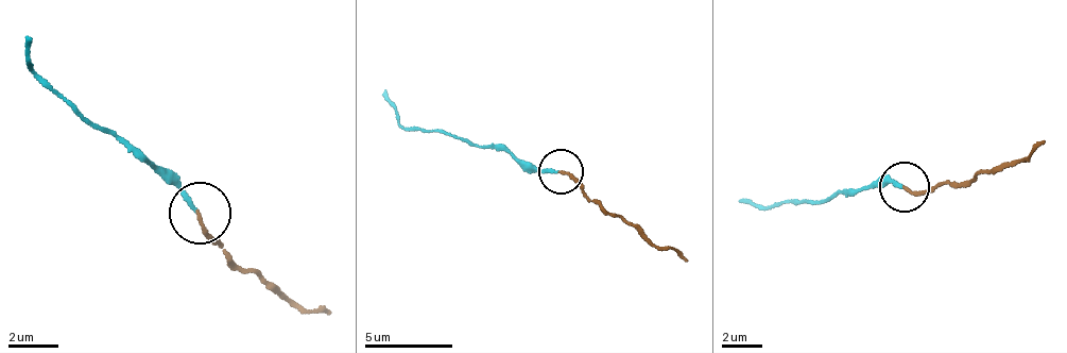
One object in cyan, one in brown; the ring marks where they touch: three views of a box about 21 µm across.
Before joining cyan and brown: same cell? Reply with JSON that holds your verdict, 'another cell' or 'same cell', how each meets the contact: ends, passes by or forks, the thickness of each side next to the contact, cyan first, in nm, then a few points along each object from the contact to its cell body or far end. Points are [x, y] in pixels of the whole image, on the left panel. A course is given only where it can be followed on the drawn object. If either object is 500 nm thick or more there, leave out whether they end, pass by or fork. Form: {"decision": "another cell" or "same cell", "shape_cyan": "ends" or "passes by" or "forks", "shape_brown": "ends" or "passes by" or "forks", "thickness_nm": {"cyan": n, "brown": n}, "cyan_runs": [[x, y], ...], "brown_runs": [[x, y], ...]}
{"decision": "same cell", "shape_cyan": "ends", "shape_brown": "ends", "thickness_nm": {"cyan": 170, "brown": 150}, "cyan_runs": [[198, 215], [175, 179], [145, 166], [38, 80], [33, 39]], "brown_runs": [[198, 215], [238, 268], [261, 272], [288, 299], [329, 314]]}

